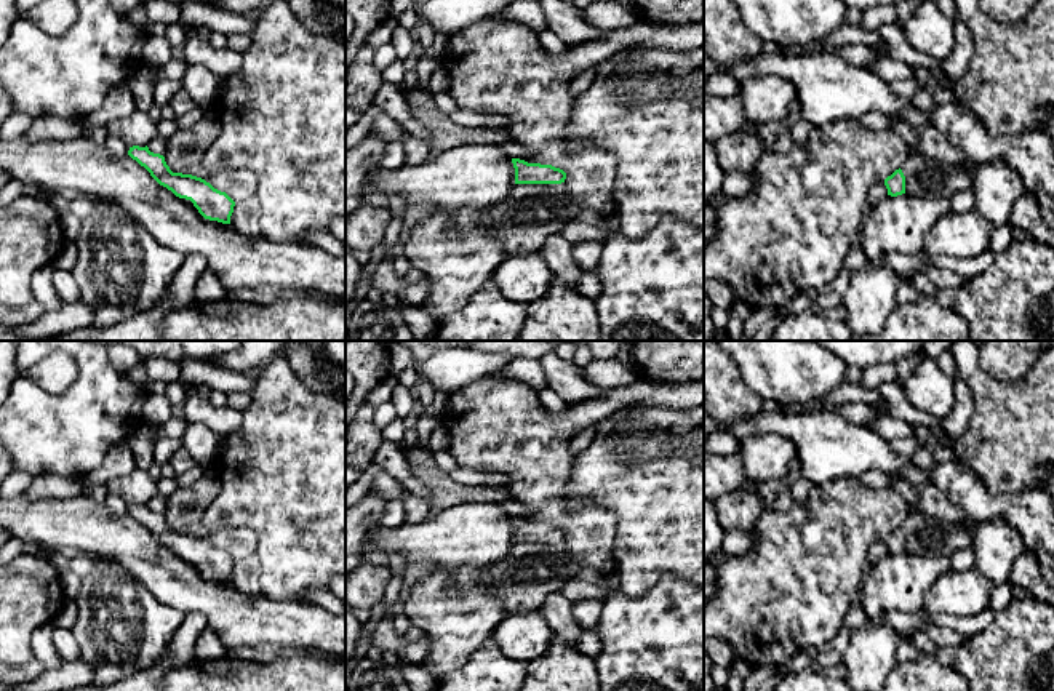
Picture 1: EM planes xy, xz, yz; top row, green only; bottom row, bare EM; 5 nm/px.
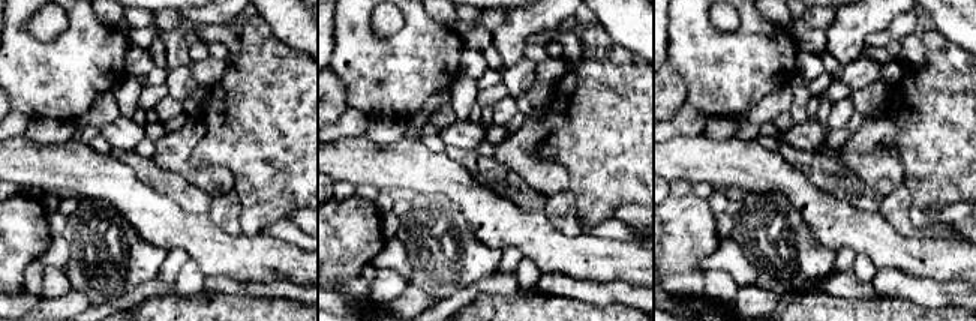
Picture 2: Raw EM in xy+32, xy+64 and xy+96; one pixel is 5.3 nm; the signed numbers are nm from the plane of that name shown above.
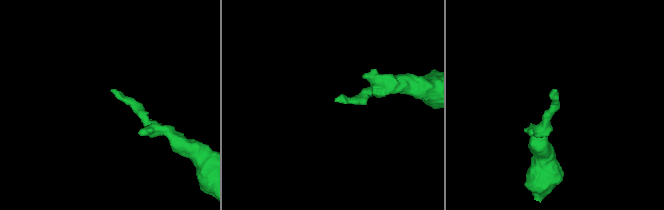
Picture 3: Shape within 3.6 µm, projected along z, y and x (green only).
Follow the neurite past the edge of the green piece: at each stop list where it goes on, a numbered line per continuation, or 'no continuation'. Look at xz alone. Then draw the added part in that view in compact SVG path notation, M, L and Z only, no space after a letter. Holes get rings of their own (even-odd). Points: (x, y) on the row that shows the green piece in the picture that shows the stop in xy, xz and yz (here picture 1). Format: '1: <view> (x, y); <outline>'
1: xz (522, 223); M517 184L507 200L486 206L480 224L491 230L507 258L539 251L545 238L560 234L584 210L561 184Z

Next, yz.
1: yz (925, 178); M910 152L902 165L905 194L921 198L952 198L953 194L972 189L976 170L942 165L921 152Z

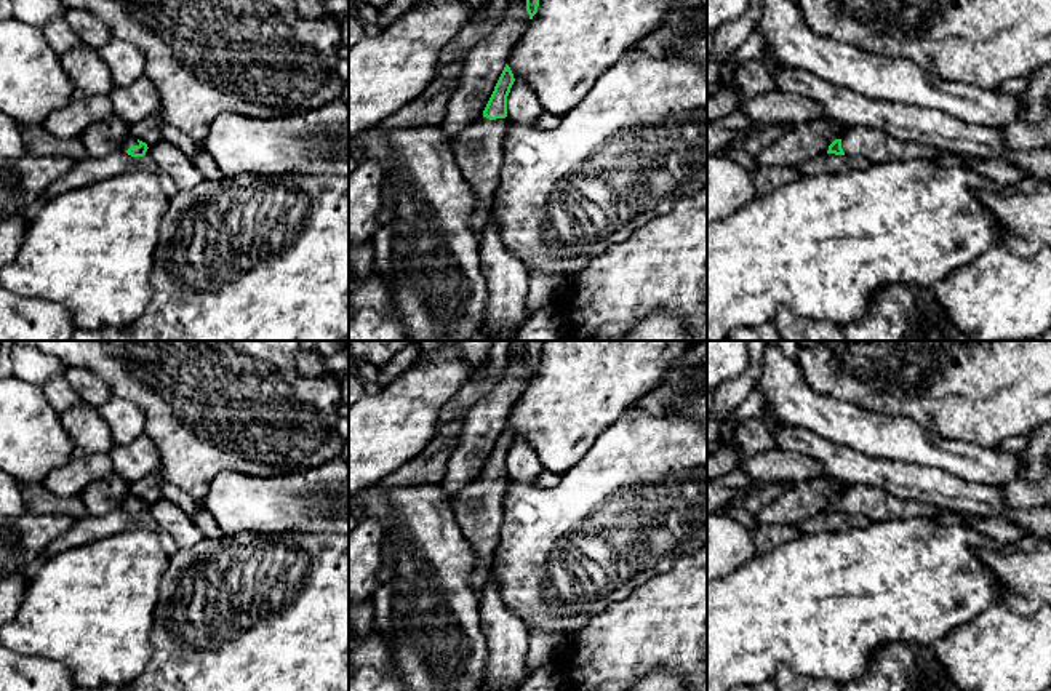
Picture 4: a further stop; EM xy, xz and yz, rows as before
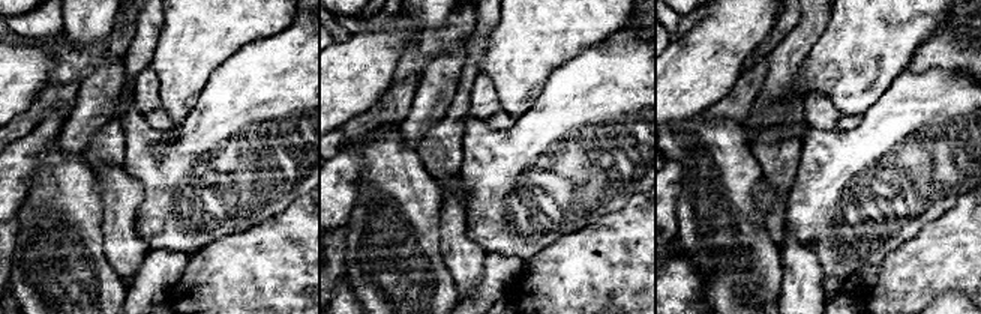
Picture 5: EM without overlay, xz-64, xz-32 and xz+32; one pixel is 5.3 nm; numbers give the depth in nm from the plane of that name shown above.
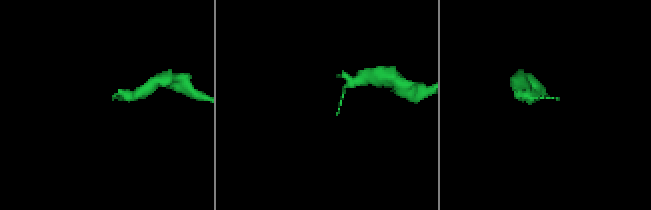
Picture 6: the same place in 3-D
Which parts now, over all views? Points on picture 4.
1: xz (477, 149); M482 115L451 141L451 152L464 179L477 197L477 208L472 214L470 227L478 245L494 192L499 186L506 130L507 118L490 120Z

